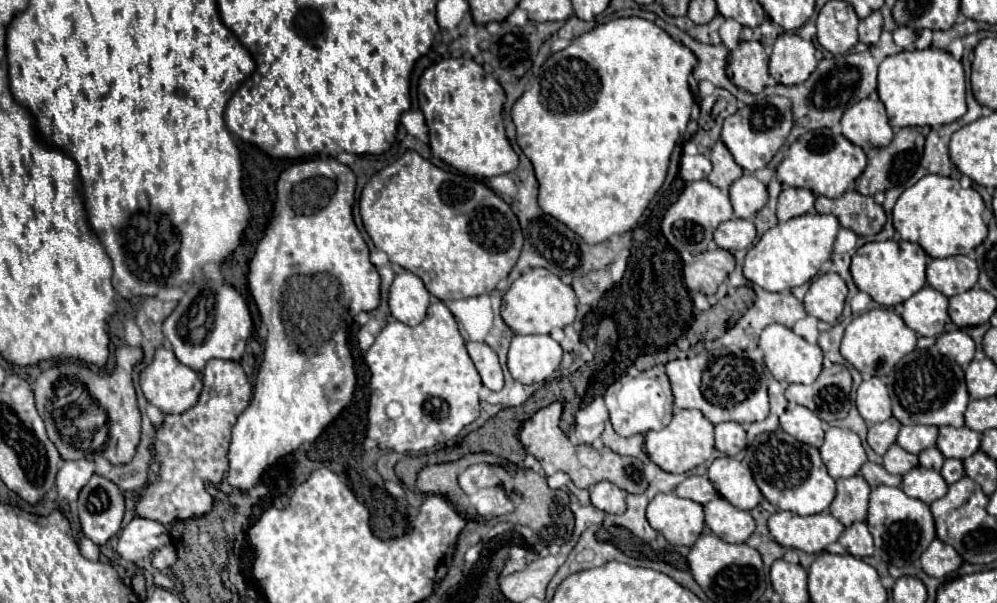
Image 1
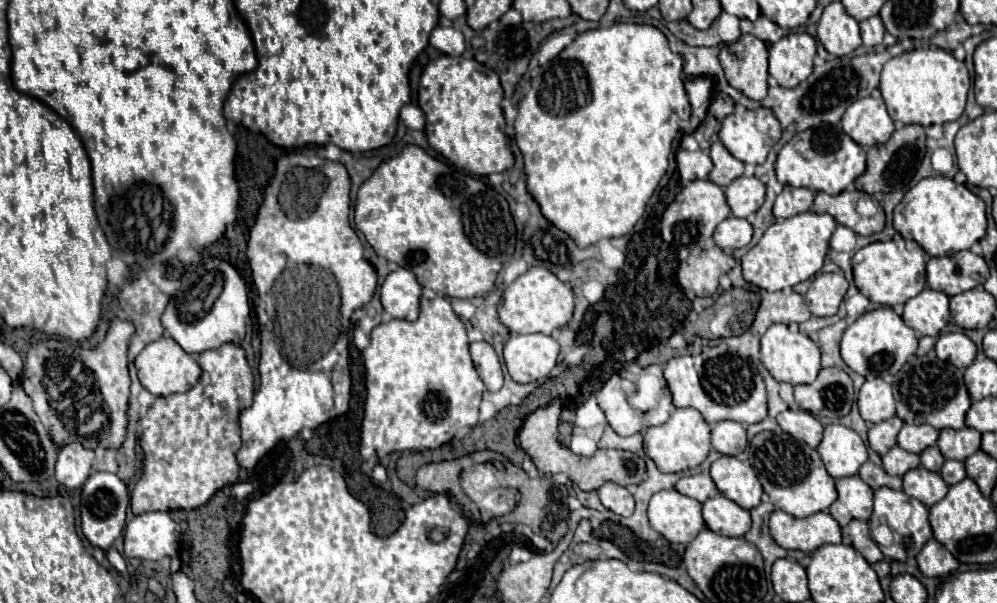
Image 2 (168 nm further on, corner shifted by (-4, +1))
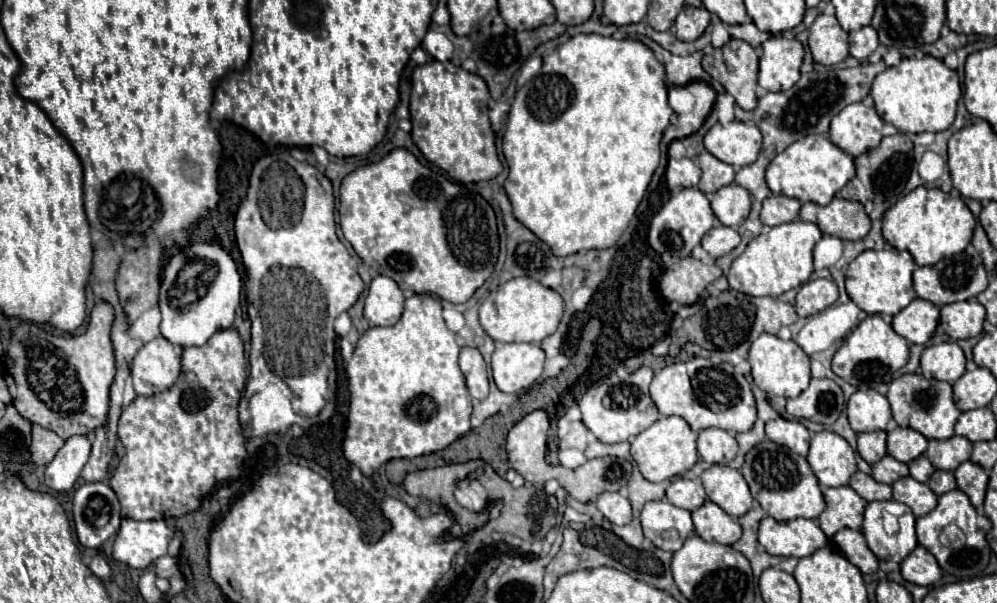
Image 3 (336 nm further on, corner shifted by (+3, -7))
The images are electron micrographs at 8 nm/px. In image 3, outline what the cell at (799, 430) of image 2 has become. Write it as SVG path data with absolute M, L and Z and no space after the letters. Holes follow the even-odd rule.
M775 418L775 420L769 420L765 424L765 434L769 440L773 440L775 444L781 444L781 446L787 446L791 448L793 452L801 454L801 456L807 456L809 452L809 440L811 440L811 434L809 430L797 422L797 420L785 420L785 418Z

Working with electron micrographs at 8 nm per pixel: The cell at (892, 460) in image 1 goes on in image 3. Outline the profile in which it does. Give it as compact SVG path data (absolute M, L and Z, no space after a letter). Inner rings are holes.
M885 454L877 464L873 464L871 476L873 476L877 482L893 484L893 482L897 482L897 478L909 476L909 468L907 468L907 464L903 464L903 462L899 462L899 460L895 460L893 456Z

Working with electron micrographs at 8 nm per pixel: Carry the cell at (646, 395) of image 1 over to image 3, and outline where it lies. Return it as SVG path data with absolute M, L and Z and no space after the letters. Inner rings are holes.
M641 366L625 380L619 380L615 374L609 374L607 378L595 382L579 400L579 408L583 414L581 422L597 436L599 442L605 444L625 442L631 436L637 436L639 432L647 430L659 418L659 410L655 408L649 396L651 378L653 378L653 370L649 366Z

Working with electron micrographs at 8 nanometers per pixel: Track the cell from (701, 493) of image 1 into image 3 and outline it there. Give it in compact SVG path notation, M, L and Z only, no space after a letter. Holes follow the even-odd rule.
M677 478L667 486L667 500L677 508L685 508L685 510L693 512L707 500L707 496L705 496L703 484L699 480Z

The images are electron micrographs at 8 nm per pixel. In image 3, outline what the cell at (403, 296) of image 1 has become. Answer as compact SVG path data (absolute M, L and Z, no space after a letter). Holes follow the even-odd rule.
M375 276L367 298L363 316L373 326L393 326L403 314L405 296L389 276Z

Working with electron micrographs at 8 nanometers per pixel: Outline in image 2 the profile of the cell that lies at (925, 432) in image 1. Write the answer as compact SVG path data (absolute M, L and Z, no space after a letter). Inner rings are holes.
M904 424L898 434L898 446L902 446L908 452L920 454L928 446L934 446L938 440L938 430L928 424Z

